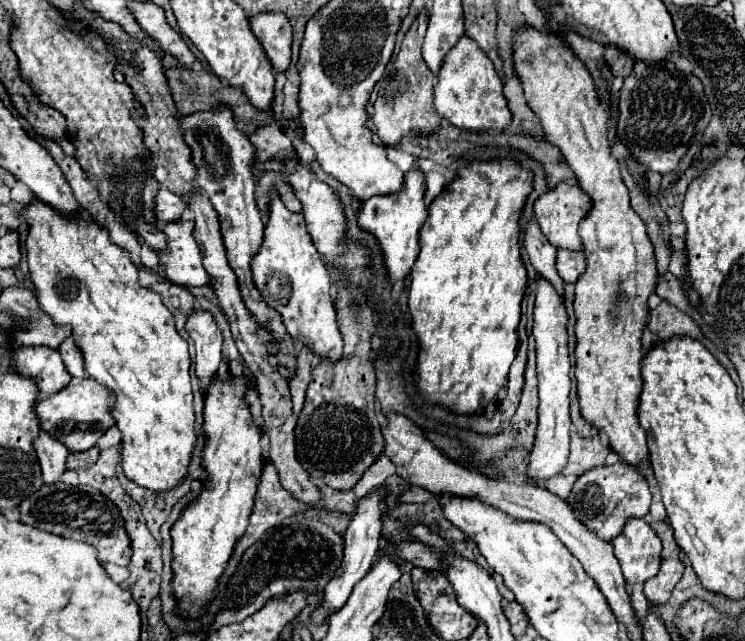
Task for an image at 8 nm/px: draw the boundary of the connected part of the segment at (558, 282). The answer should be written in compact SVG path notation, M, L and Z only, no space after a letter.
M529 221L529 229L525 233L525 249L529 253L529 259L533 267L539 271L543 279L547 279L555 291L563 297L563 279L559 277L555 269L555 253L557 249L547 241L547 237L541 233L539 225L535 221Z

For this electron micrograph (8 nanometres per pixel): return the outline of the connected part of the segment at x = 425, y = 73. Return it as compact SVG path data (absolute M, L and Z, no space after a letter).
M421 11L415 21L411 23L397 59L393 61L387 77L381 81L377 101L375 101L375 115L373 121L377 125L377 137L383 145L393 147L397 145L403 135L407 135L413 127L419 127L423 131L431 131L439 127L441 117L433 107L433 73L425 65L421 57L421 45L423 45L423 35L427 29L427 13Z

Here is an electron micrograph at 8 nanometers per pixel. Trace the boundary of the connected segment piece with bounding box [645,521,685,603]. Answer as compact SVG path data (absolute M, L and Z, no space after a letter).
M659 521L651 523L655 533L663 541L663 551L661 551L661 569L655 577L645 581L645 597L653 603L665 603L673 591L673 587L681 581L683 575L683 561L681 561L681 549L677 541L673 539L673 531L669 523Z

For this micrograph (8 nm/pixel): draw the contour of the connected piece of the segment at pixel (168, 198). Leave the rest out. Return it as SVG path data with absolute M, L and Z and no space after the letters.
M161 187L157 197L155 197L155 219L159 223L177 221L185 207L187 207L187 203L183 203L183 199L179 199L179 195Z

